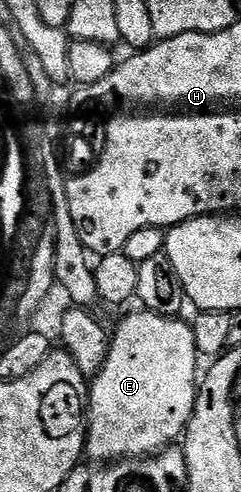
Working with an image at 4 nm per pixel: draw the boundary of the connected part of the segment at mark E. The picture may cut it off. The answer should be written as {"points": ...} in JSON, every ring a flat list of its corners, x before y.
{"points":[[141,311,134,313,131,317,126,317,118,325,118,330,113,330,110,339,110,351,104,367,88,385,88,424,86,426,86,448,84,450,87,458,91,457,94,463,113,463,131,457,144,457,162,452,163,449,173,446,174,441,183,436,186,432,186,426,190,424,190,417,194,413,194,400,198,397,200,388,200,373,197,373,200,354,196,347,194,330,189,324,186,325,178,317,161,317,159,313]]}

